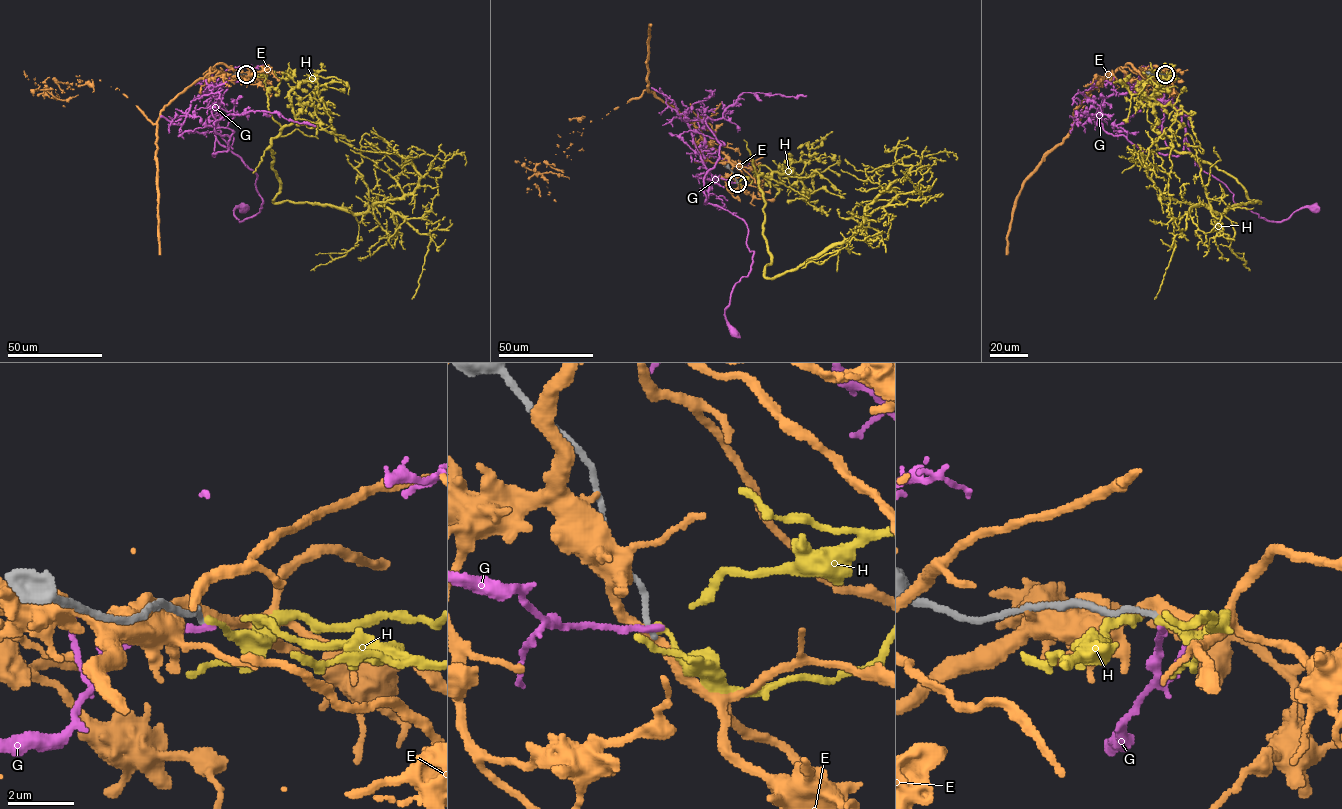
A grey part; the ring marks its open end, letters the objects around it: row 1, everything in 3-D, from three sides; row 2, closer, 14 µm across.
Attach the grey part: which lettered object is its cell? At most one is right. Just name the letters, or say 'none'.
none

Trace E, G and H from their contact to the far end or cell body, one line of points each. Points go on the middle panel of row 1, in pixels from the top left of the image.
E: (737, 182), (724, 154), (644, 90), (602, 118), (580, 117), (554, 165), (525, 163), (542, 174), (556, 201)
G: (737, 183), (718, 176), (705, 203), (744, 221), (753, 253), (725, 311), (735, 332)
H: (737, 183), (761, 165), (772, 172), (758, 187), (774, 278), (855, 232), (909, 173), (903, 157), (956, 160)

